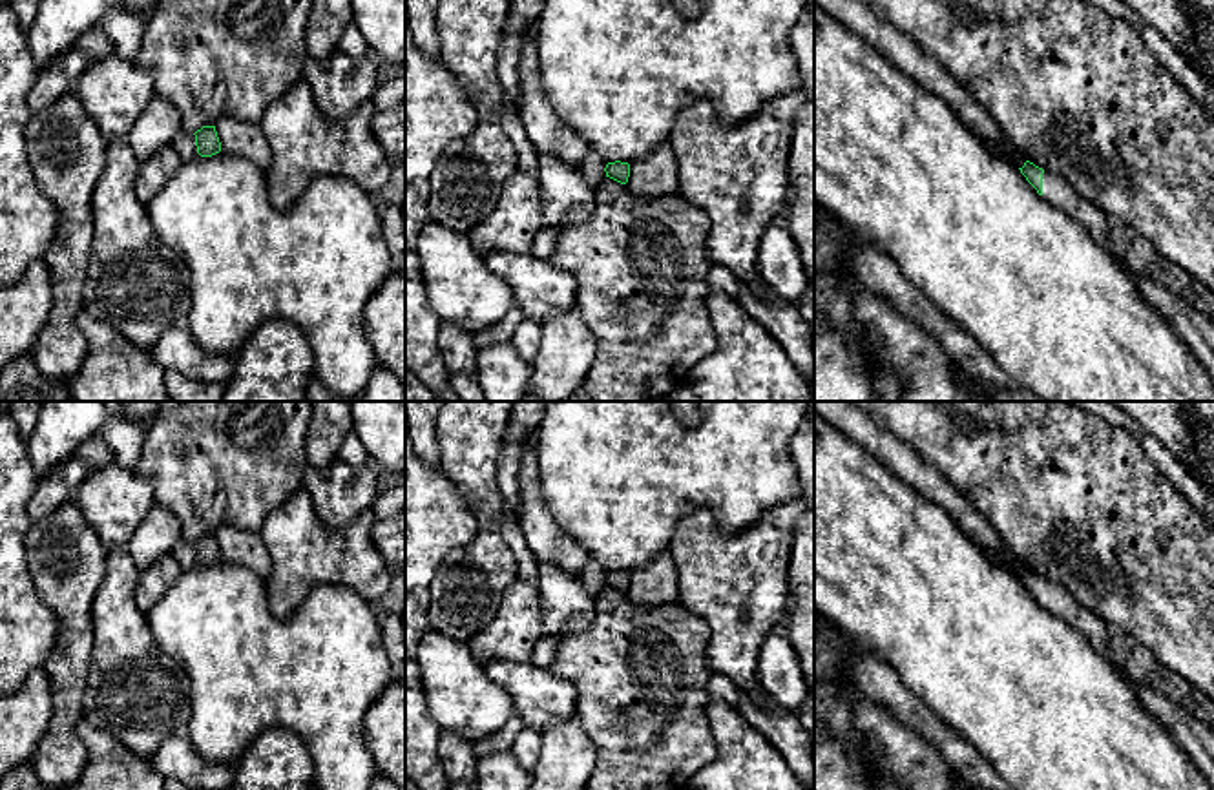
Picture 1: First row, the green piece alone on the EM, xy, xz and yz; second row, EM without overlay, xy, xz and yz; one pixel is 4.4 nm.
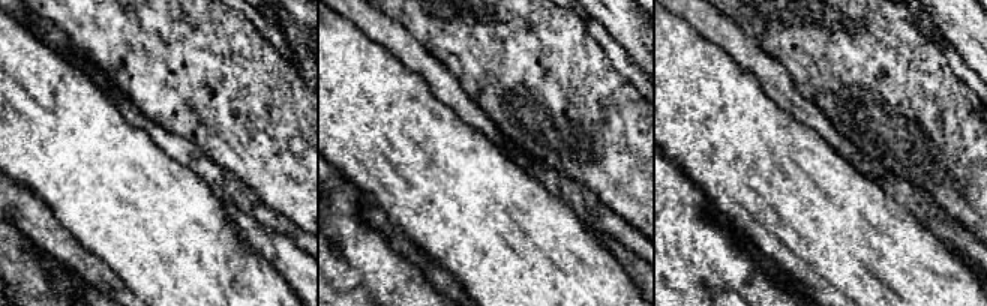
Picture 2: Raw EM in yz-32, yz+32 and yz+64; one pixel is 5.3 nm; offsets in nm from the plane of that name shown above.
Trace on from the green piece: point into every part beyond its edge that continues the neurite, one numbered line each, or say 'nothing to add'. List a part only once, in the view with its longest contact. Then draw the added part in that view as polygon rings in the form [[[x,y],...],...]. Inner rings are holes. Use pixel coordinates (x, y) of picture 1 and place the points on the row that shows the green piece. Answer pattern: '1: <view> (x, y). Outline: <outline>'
1: yz (1136, 252). Outline: [[[1042,173],[1042,197],[1083,224],[1092,239],[1117,257],[1132,274],[1163,285],[1214,321],[1214,292],[1167,261],[1148,239],[1079,195],[1064,179]]]

